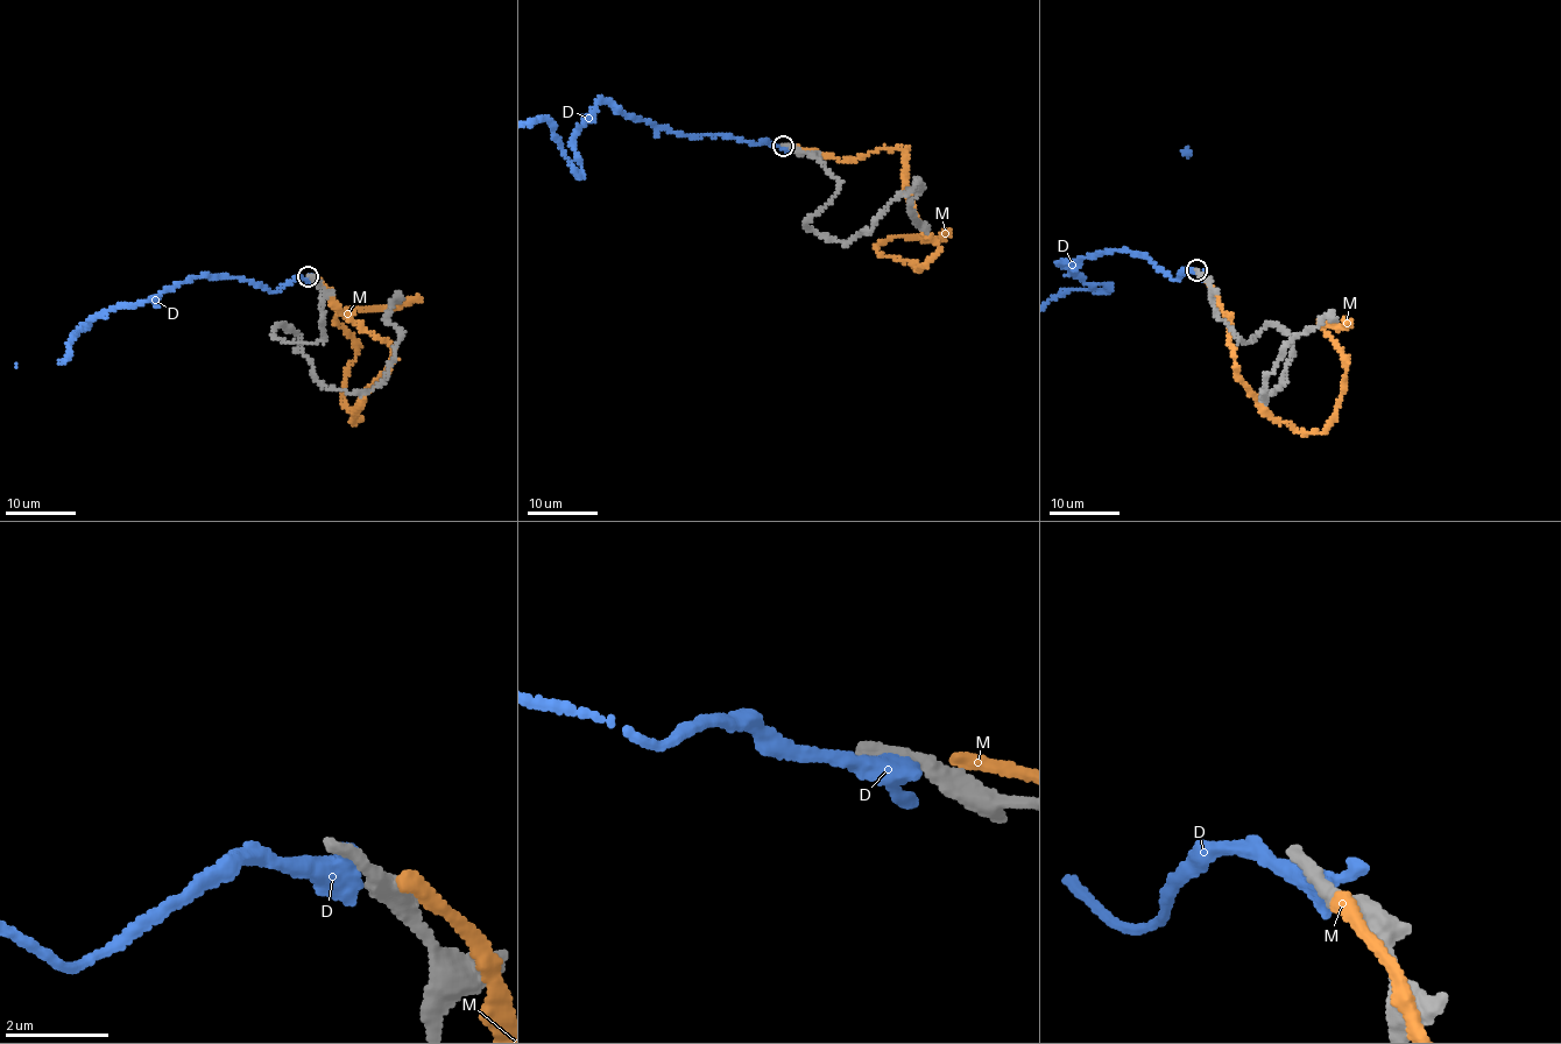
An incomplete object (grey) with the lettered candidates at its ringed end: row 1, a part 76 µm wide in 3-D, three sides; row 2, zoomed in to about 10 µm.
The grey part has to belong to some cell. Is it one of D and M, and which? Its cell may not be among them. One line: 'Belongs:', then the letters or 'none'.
Belongs: none

